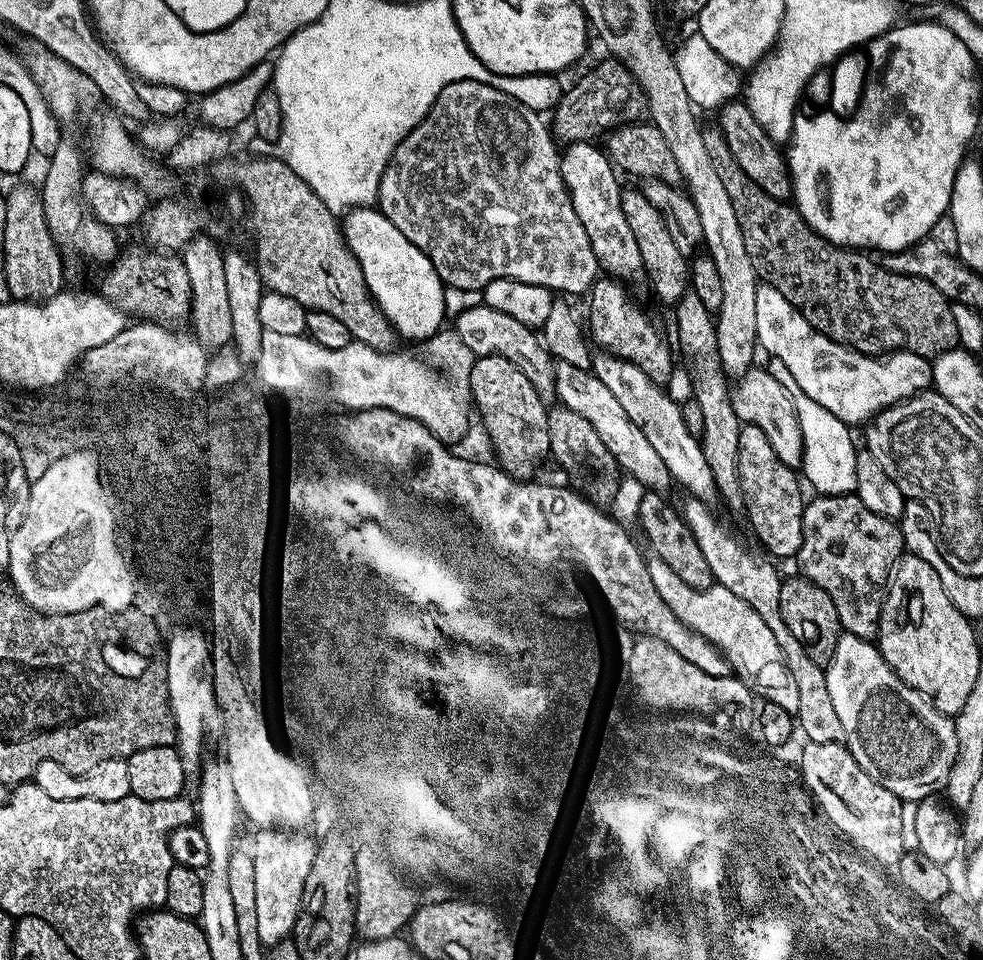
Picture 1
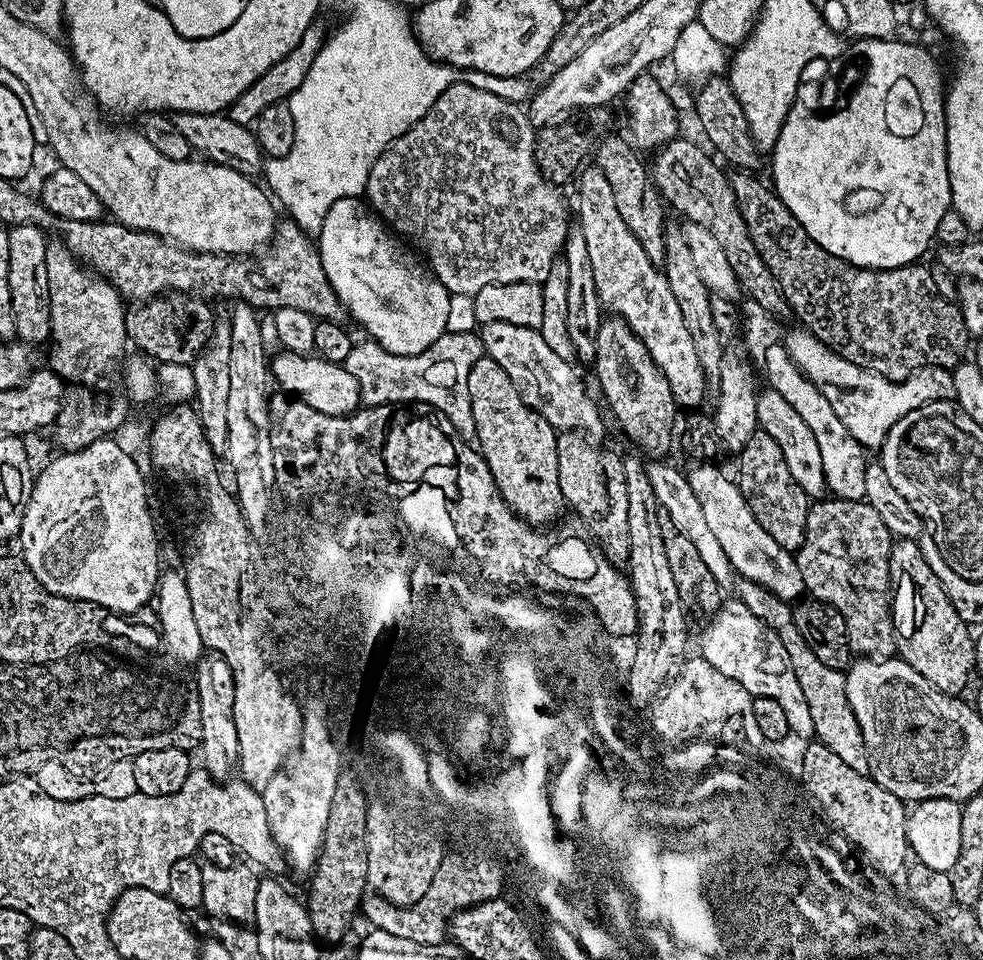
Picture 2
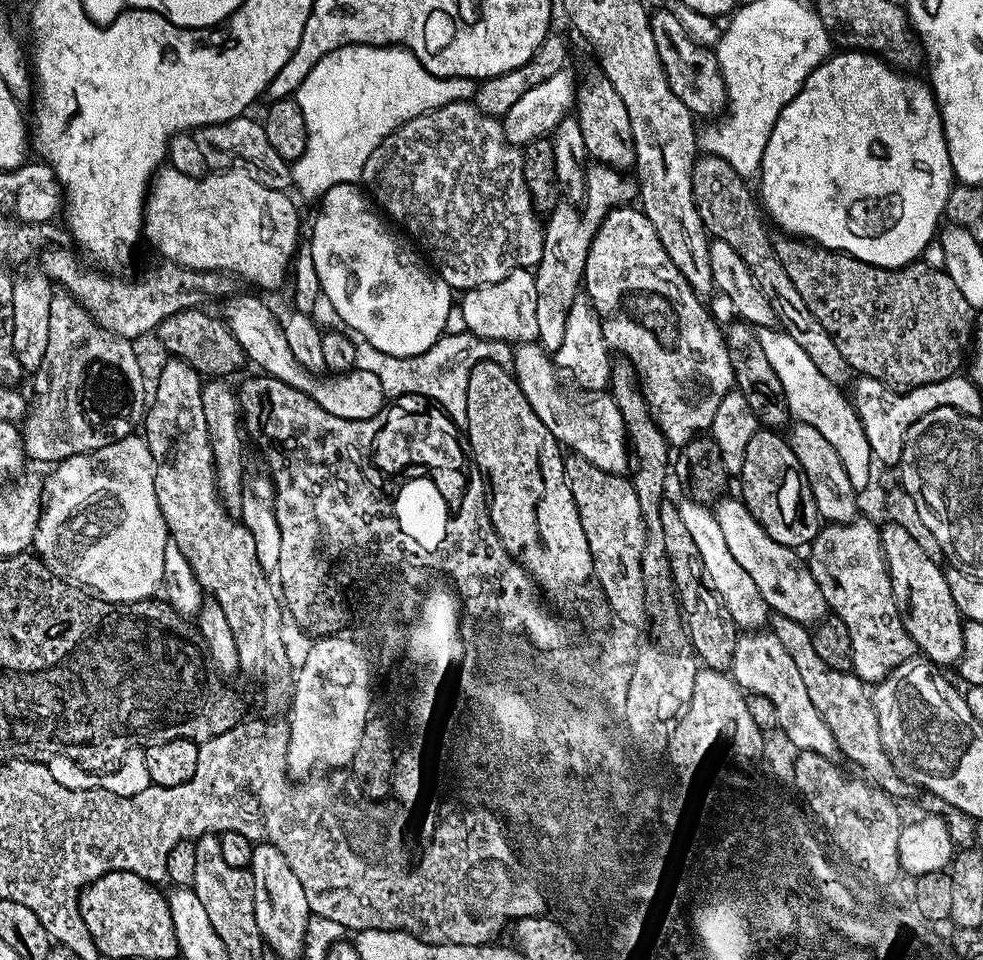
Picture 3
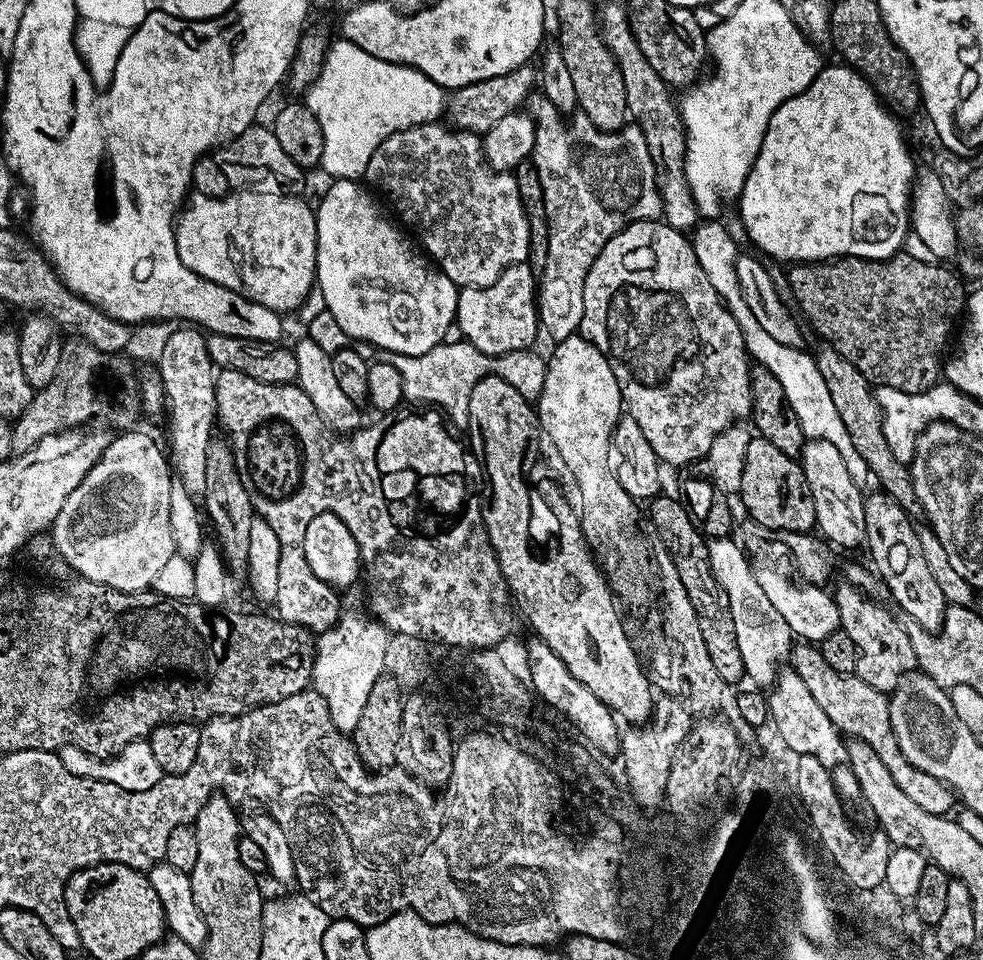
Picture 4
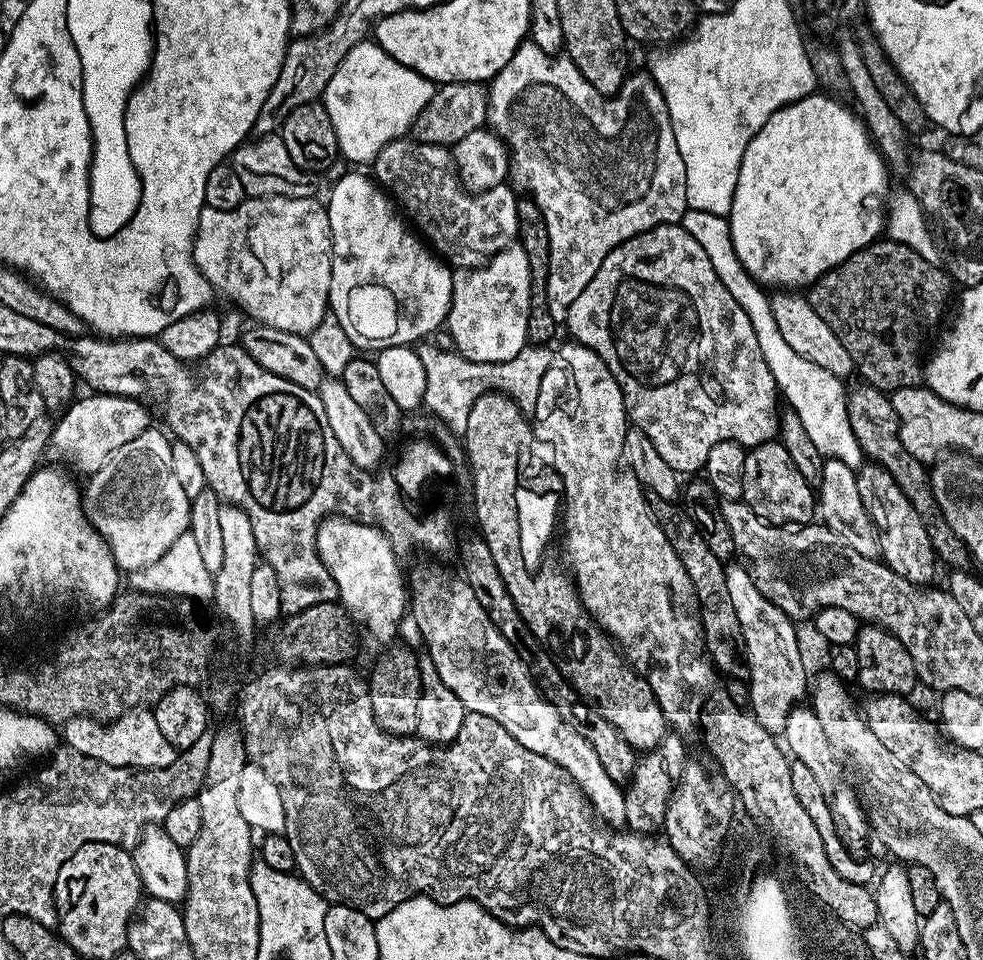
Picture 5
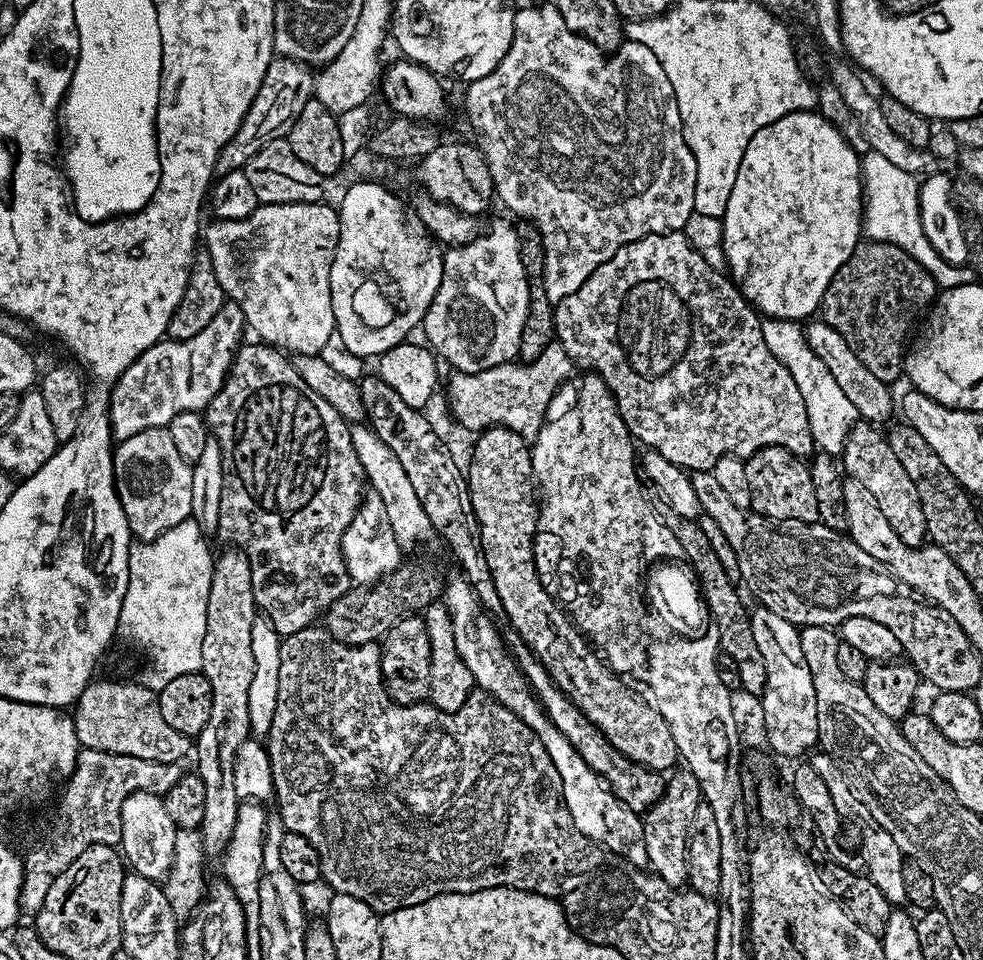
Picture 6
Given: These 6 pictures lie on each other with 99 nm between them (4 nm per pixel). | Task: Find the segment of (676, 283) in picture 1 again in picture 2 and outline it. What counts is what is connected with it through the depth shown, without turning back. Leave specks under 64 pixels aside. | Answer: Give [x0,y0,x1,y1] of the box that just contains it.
[595,139,666,266]

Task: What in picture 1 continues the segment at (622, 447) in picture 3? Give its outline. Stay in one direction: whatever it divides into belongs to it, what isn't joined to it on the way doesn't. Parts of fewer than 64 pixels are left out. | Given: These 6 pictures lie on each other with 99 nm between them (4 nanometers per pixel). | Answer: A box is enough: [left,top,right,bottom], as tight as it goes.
[454,302,556,398]

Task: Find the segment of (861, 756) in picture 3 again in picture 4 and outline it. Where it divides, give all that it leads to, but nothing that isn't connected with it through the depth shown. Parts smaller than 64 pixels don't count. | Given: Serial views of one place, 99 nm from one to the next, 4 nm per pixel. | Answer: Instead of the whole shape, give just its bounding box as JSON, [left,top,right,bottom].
[790,643,954,816]

